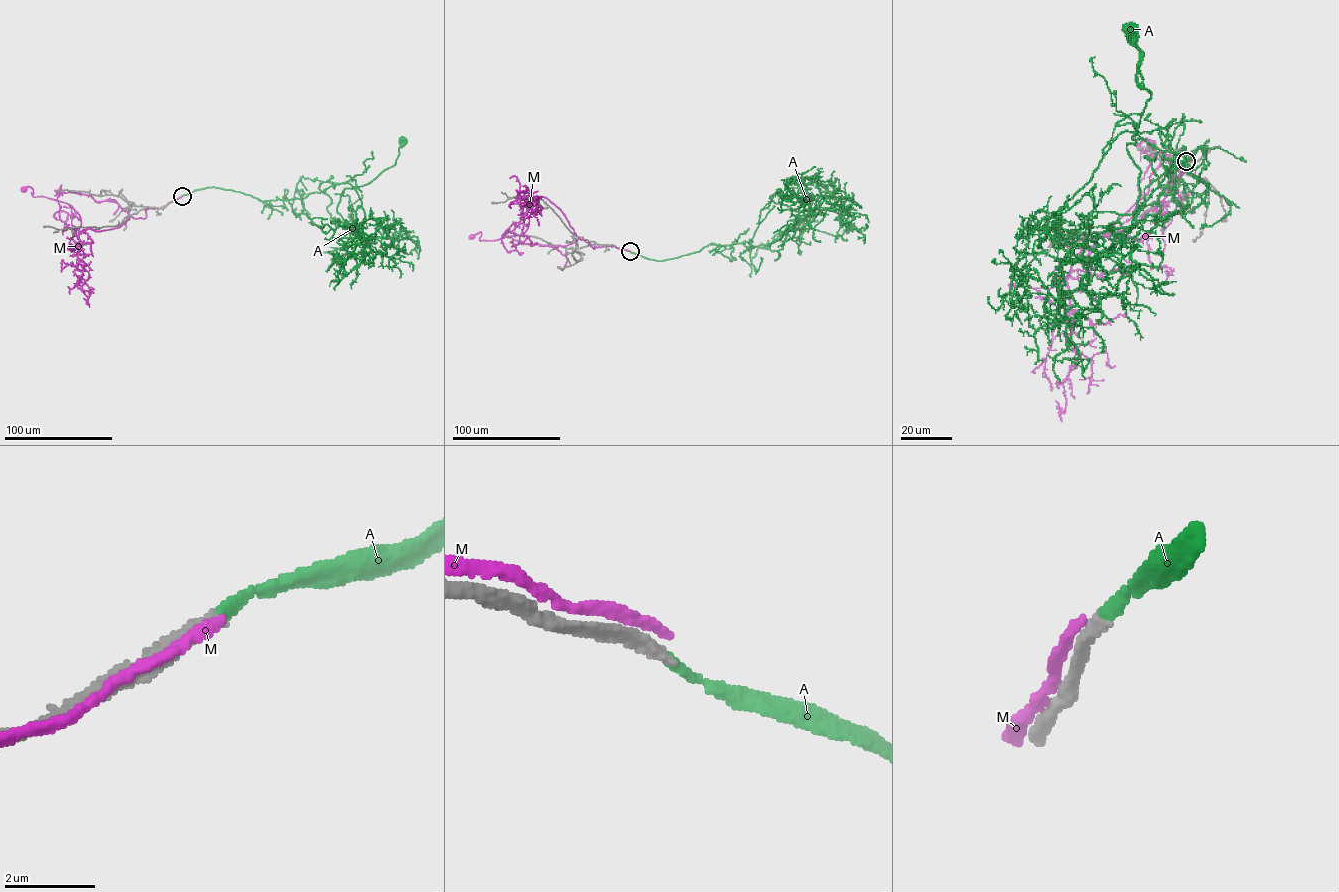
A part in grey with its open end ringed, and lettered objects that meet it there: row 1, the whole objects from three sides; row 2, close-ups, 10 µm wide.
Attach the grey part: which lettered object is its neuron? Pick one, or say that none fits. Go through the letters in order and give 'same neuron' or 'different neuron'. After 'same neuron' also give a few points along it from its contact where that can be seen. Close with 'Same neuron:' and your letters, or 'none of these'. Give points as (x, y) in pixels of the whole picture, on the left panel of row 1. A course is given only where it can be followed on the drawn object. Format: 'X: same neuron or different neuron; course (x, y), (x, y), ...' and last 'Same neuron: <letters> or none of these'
A: same neuron; course (182, 196), (323, 192), (345, 223), (343, 191), (394, 165), (403, 139)
M: different neuron
Same neuron: A

